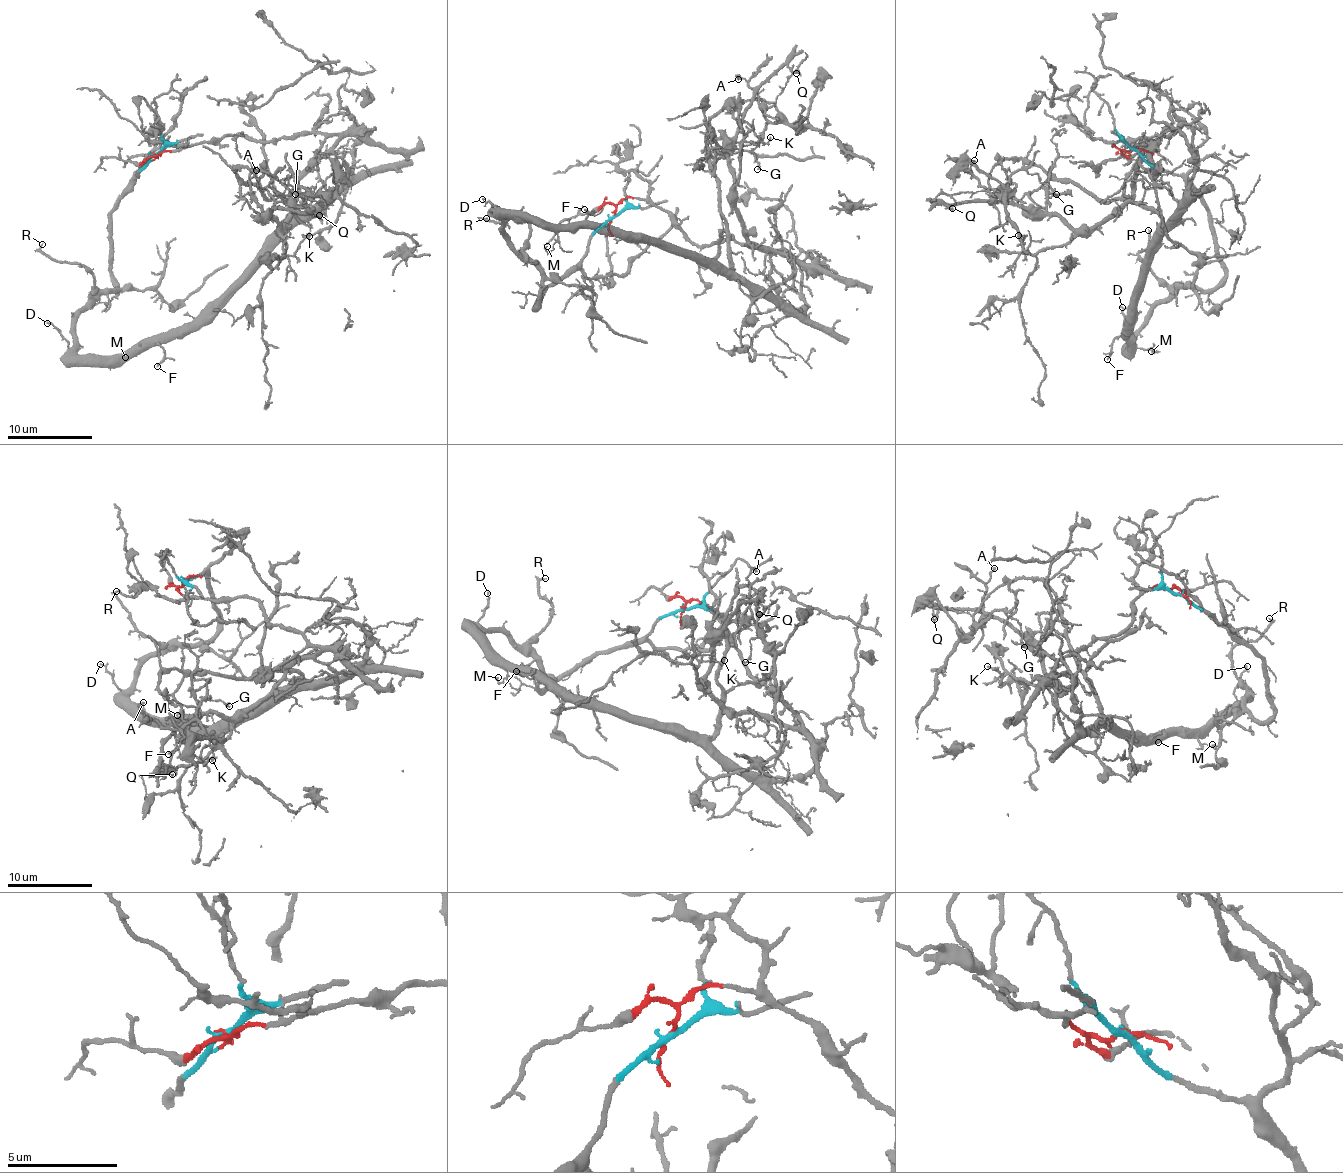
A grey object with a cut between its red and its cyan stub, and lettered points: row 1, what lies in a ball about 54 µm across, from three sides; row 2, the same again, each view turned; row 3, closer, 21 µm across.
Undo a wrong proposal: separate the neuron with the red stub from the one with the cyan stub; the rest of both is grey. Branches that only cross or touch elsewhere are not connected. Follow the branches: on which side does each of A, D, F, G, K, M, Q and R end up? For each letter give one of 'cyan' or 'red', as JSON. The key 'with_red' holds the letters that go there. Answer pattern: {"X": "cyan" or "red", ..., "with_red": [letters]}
{"A": "red", "D": "cyan", "F": "cyan", "G": "red", "K": "red", "M": "cyan", "Q": "red", "R": "cyan", "with_red": ["A", "G", "K", "Q"]}

